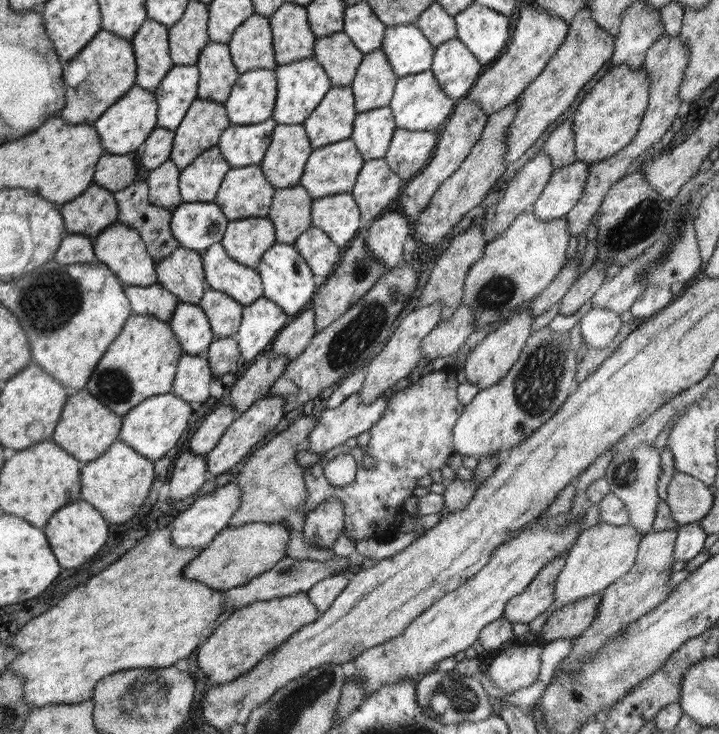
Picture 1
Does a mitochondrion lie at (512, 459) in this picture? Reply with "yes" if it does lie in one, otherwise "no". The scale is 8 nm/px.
no

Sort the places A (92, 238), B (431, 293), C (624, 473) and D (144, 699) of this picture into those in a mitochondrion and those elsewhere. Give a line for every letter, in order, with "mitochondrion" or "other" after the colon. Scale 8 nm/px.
A: other
B: other
C: mitochondrion
D: mitochondrion

